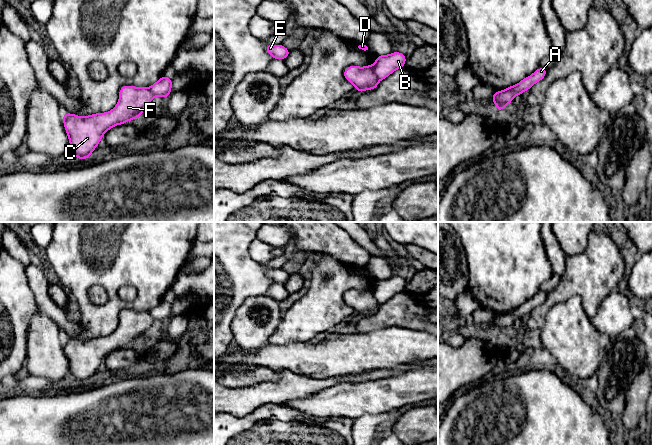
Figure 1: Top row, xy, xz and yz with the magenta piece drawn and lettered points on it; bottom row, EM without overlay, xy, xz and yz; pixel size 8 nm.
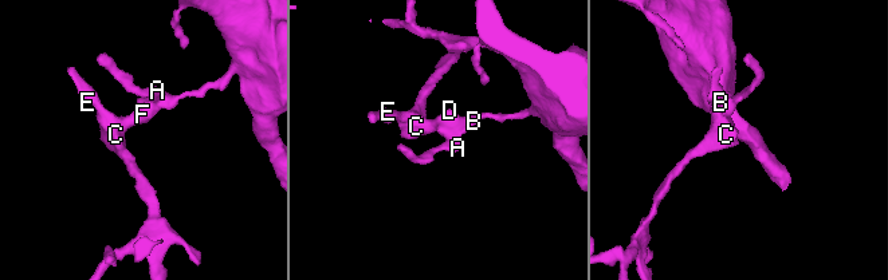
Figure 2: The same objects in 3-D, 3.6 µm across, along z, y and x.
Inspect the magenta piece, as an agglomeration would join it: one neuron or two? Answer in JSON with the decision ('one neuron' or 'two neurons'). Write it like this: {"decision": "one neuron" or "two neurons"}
{"decision": "two neurons"}

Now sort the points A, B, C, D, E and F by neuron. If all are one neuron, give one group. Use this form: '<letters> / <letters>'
A C D E F / B

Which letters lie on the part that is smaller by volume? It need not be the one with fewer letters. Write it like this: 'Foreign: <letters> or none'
Foreign: A, C, D, E, F

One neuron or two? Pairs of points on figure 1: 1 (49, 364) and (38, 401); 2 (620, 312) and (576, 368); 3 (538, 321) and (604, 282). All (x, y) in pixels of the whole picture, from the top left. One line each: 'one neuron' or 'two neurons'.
1: two neurons
2: one neuron
3: one neuron

